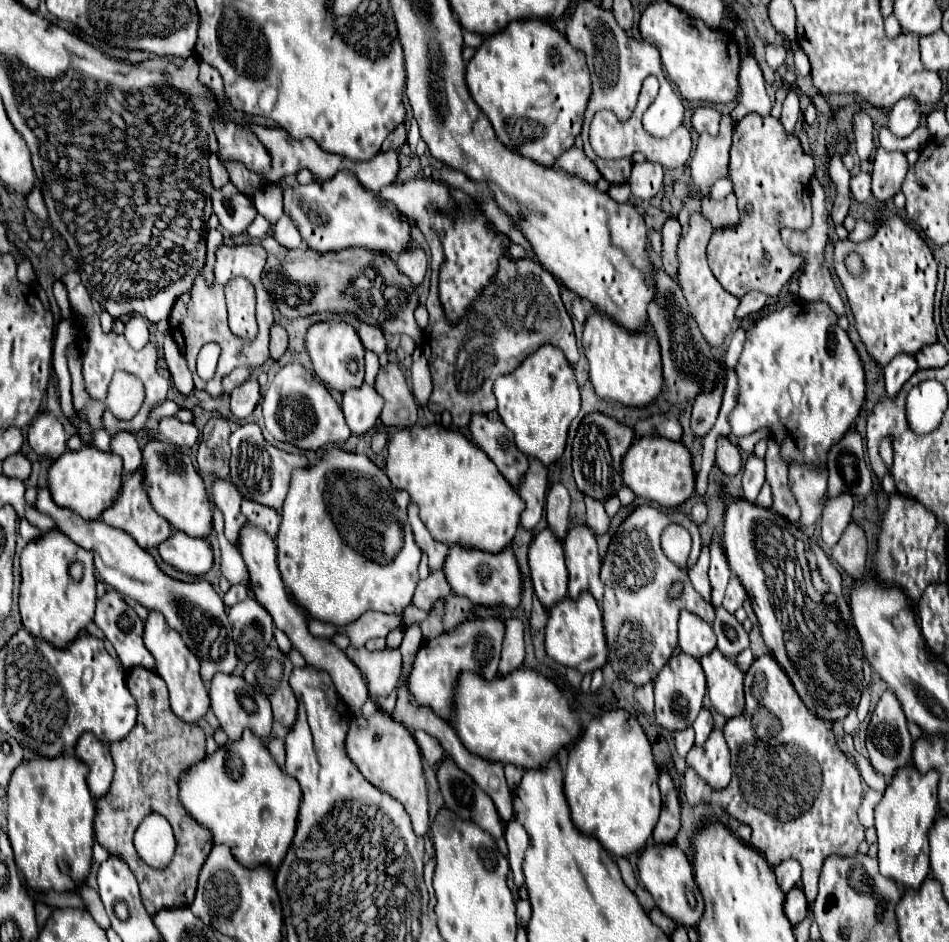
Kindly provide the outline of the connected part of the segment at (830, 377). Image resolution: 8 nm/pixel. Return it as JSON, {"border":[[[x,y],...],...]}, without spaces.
{"border":[[[801,301],[795,307],[785,307],[761,317],[747,333],[735,371],[739,375],[741,393],[739,405],[731,413],[733,435],[745,437],[767,427],[773,431],[775,441],[781,445],[781,455],[789,459],[789,463],[799,461],[825,465],[829,447],[853,427],[865,401],[865,375],[861,359],[849,335],[837,325],[837,315],[827,307],[827,303]]]}

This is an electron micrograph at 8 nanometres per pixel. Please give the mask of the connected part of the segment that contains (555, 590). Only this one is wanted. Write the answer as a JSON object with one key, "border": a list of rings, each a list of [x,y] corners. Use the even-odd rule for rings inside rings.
{"border":[[[547,527],[539,531],[529,547],[531,581],[545,607],[567,597],[567,567],[563,541]]]}

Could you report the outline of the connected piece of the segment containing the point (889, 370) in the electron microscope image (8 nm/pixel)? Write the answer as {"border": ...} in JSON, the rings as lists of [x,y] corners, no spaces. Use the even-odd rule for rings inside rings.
{"border":[[[897,355],[887,367],[885,367],[885,387],[887,395],[895,397],[897,391],[903,387],[903,383],[917,371],[917,361],[911,355]]]}

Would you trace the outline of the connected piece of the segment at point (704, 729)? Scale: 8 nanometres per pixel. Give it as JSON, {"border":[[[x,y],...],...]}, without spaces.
{"border":[[[701,709],[699,717],[693,723],[693,729],[695,729],[695,745],[703,745],[713,729],[713,717],[709,709]]]}

